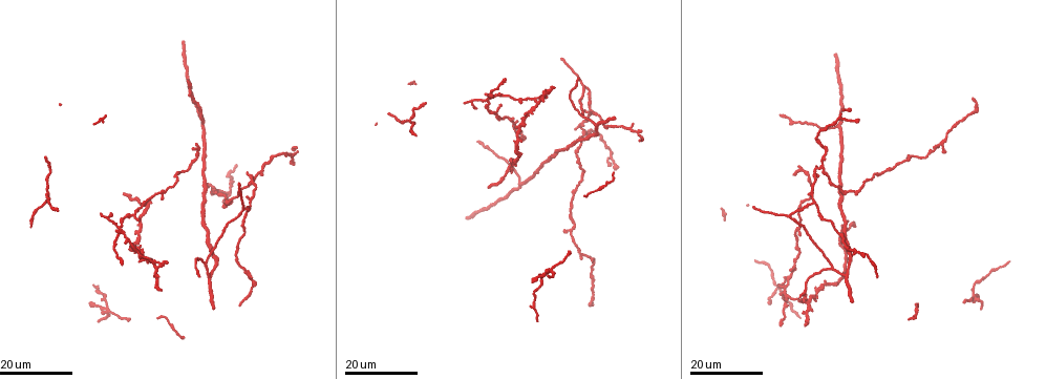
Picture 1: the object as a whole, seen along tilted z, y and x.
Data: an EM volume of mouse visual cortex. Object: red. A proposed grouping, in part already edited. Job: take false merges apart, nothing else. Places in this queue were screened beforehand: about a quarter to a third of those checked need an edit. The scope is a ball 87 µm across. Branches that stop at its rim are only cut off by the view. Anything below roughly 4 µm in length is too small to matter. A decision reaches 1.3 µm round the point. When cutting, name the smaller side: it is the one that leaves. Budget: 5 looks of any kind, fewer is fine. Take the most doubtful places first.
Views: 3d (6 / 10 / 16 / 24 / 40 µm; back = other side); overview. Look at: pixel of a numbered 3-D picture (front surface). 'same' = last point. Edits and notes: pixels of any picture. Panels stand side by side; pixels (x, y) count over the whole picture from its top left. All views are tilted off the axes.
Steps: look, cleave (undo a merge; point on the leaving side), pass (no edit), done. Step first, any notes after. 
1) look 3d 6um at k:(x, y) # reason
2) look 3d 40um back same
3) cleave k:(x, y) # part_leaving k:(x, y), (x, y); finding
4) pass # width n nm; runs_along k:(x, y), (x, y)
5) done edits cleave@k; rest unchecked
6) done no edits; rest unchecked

look 3d 16um at 1:(788, 214)

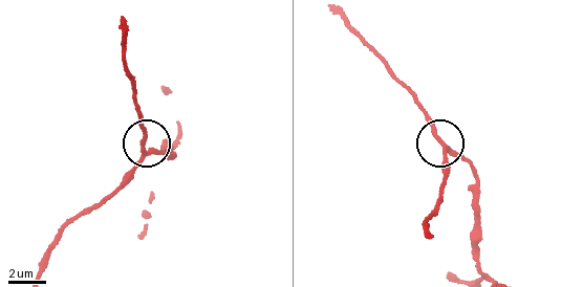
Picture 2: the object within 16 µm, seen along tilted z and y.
look 3d 6um at 2:(145, 152)

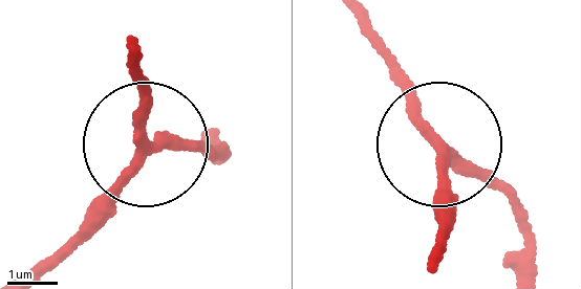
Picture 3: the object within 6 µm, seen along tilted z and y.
pass # side_arm 12 um; runs_along 3:(433, 244), (442, 146), (358, 15); continuous, no second cell

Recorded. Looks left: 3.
look 3d 16um at 1:(814, 202) # side arm on a straight run

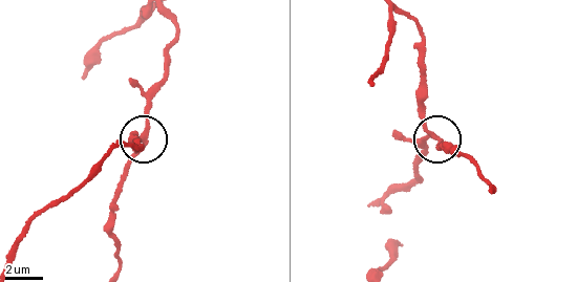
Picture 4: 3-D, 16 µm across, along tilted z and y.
look 3d 10um at 4:(144, 137) # closer look

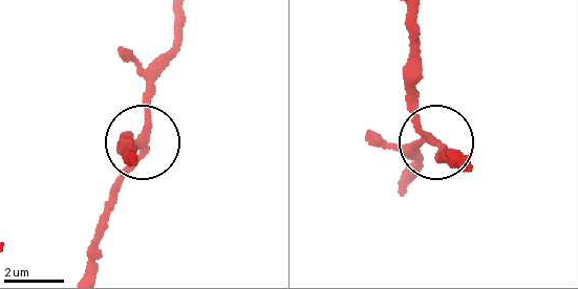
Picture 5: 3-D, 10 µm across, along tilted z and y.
pass # width 180 nm; one cell here

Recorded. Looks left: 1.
done no edits; rest unchecked

